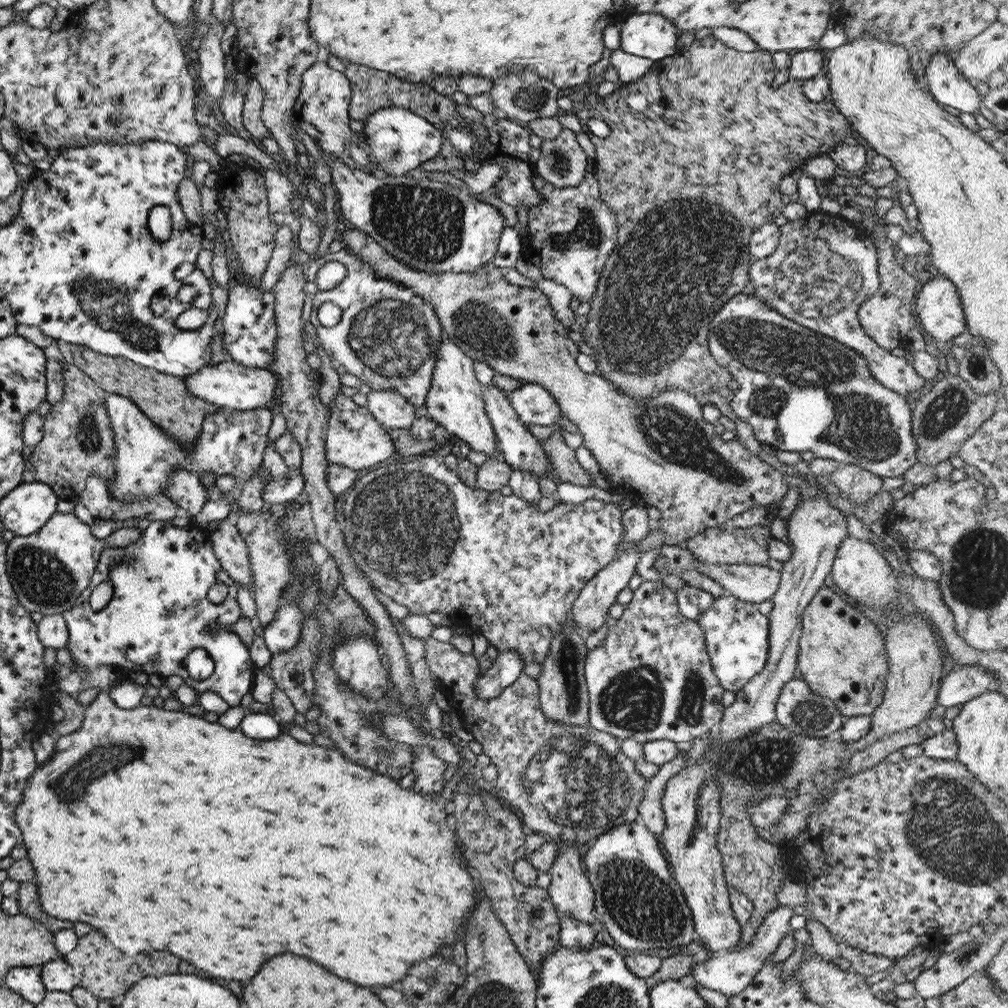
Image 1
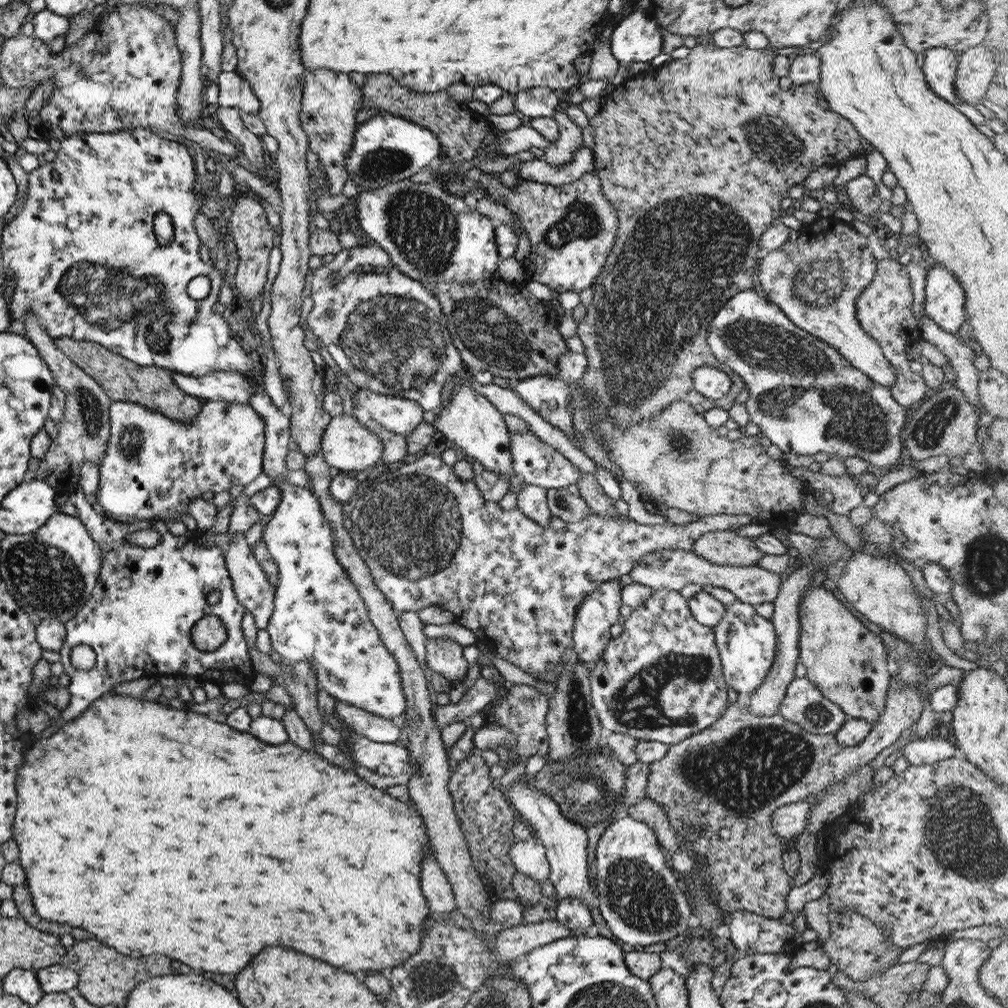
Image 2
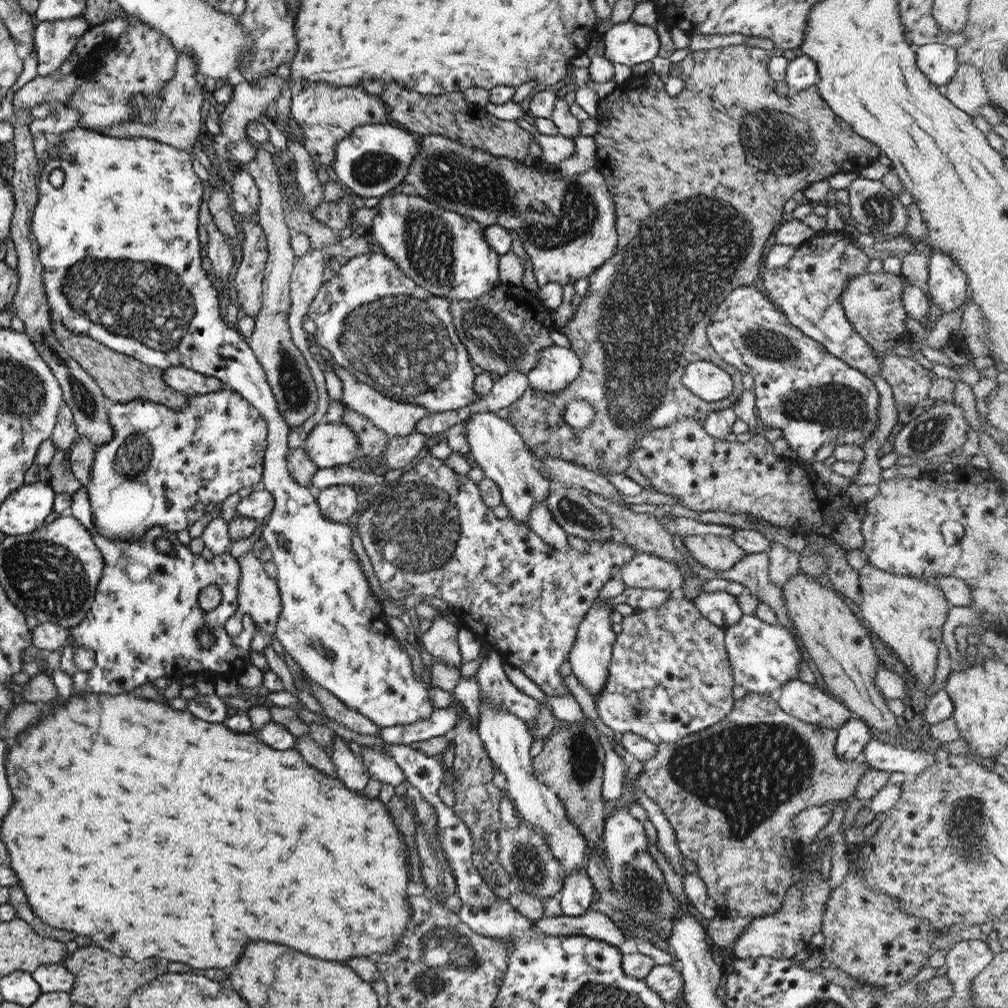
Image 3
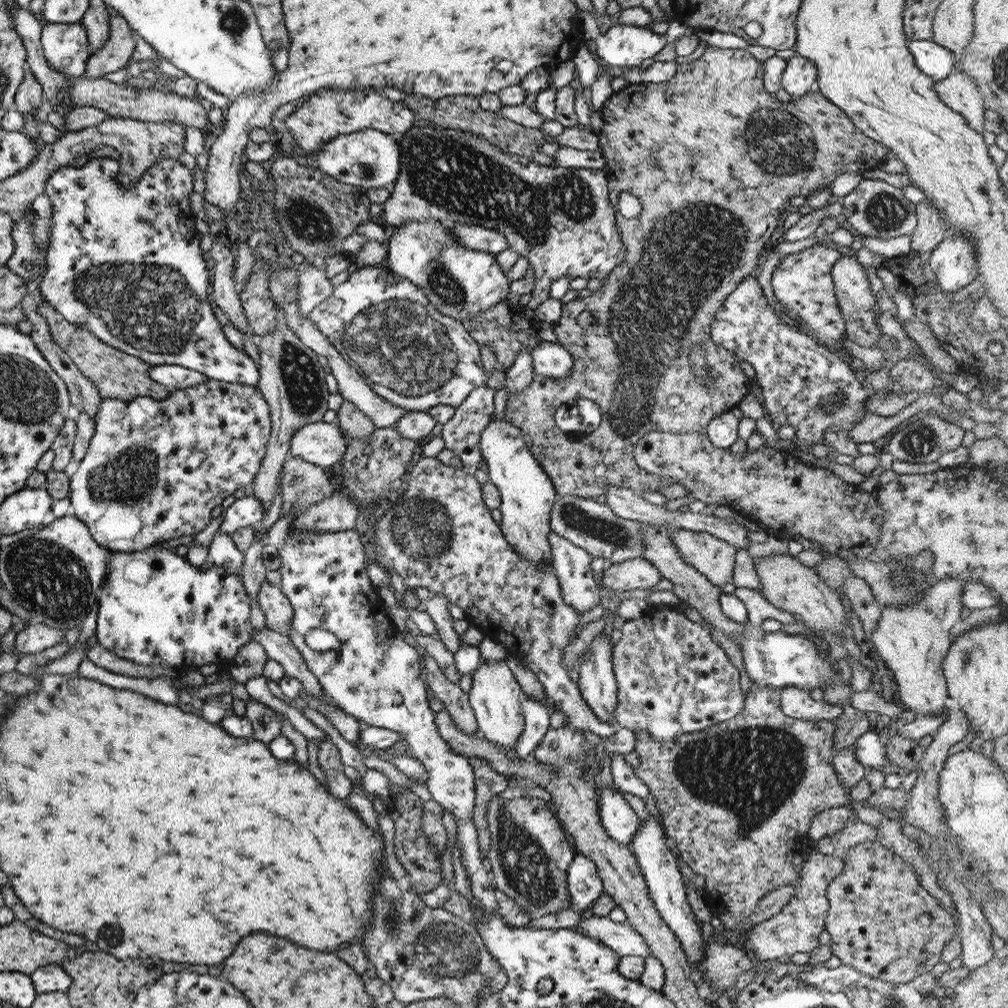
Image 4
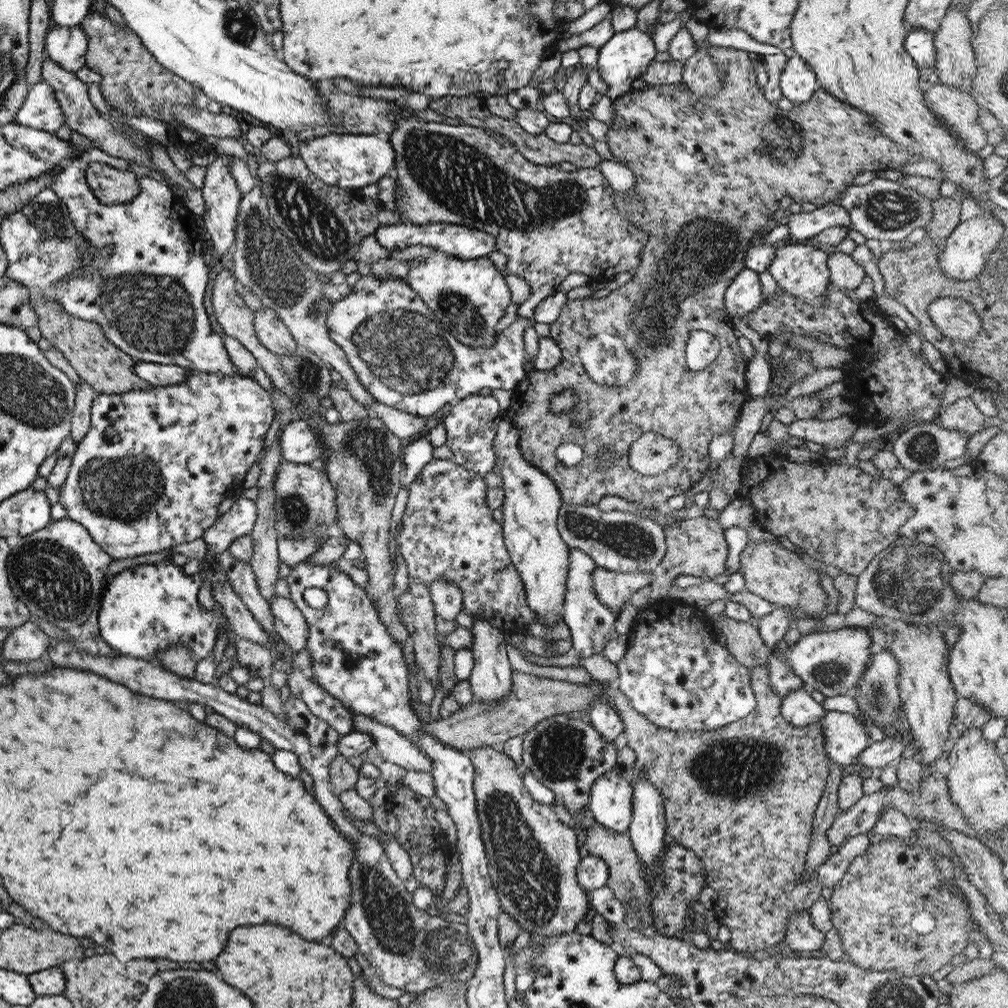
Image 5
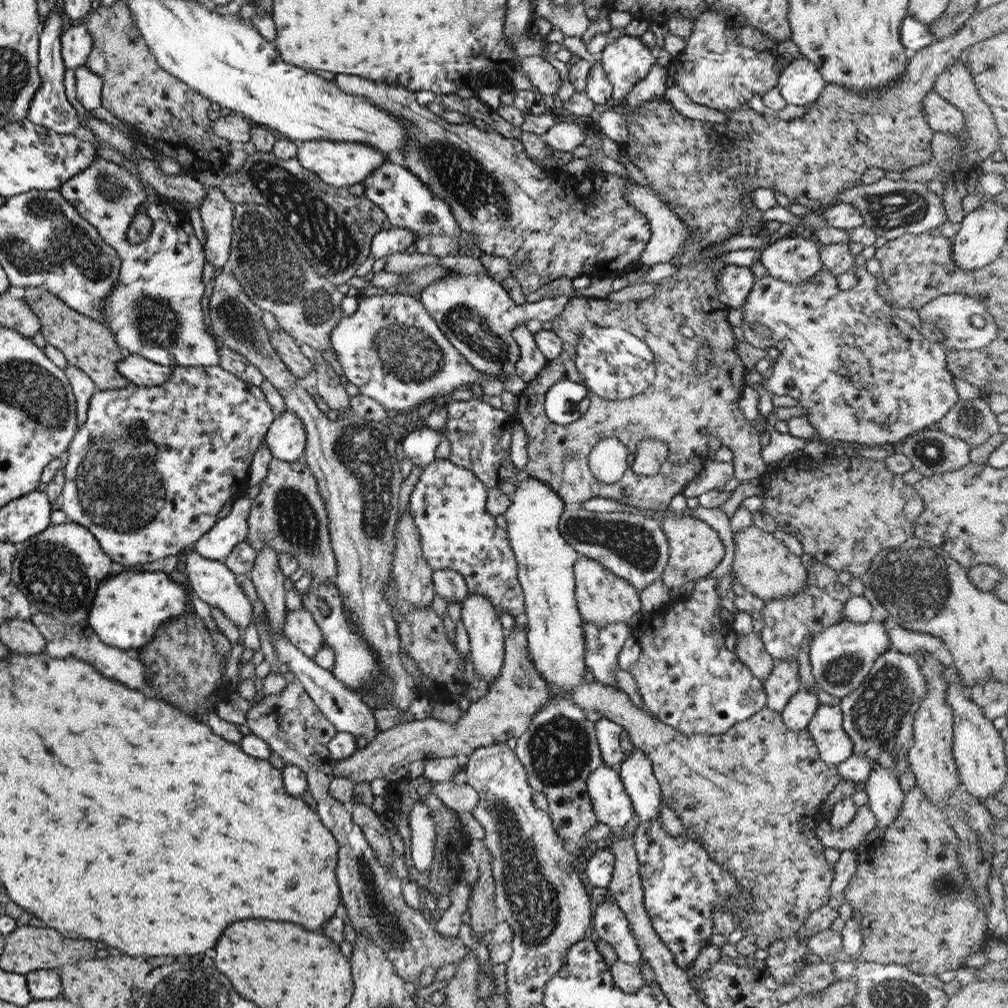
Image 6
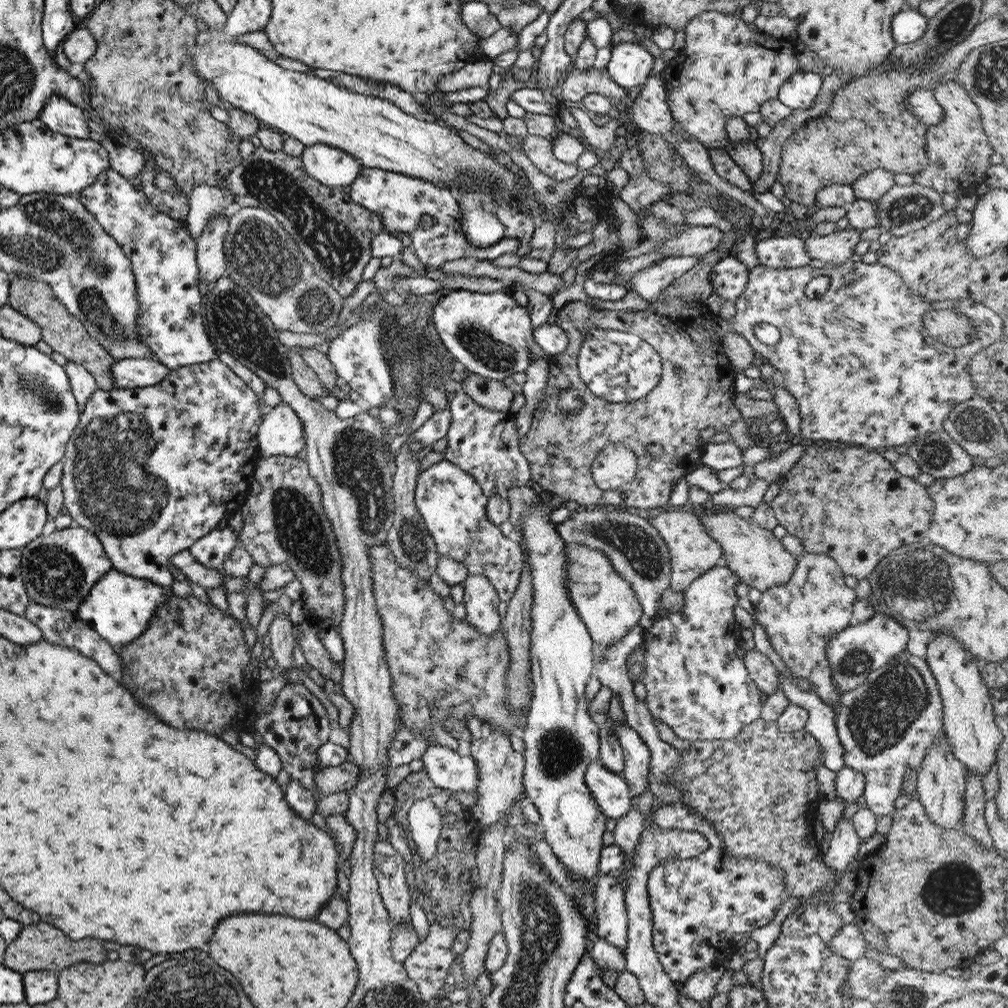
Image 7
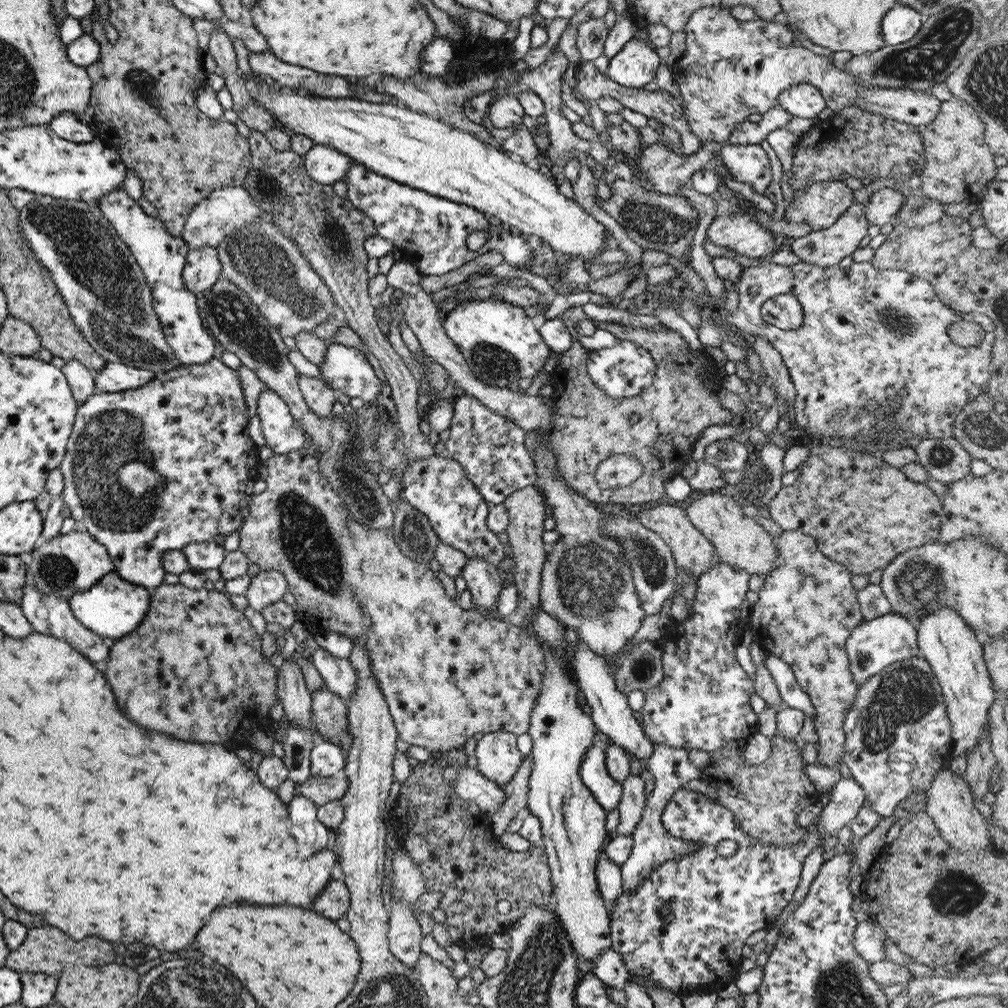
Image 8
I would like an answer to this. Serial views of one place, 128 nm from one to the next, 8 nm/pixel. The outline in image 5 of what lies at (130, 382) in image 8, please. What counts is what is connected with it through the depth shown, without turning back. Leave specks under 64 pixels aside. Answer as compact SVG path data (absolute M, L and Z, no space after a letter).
M136 361L132 373L151 386L164 387L183 382L188 377L188 369L177 365L155 364Z

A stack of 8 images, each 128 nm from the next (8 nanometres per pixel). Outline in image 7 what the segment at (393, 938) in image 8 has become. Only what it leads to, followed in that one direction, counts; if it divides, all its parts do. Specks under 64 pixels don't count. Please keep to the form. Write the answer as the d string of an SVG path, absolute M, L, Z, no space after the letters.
M376 838L372 873L378 882L378 893L387 909L391 924L406 922L411 926L409 915L410 891L403 876L403 860L387 841Z

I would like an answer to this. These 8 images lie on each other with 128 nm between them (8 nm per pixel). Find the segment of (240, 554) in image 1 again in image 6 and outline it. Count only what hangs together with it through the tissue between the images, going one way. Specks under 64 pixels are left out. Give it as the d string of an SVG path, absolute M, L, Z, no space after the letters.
M301 608L287 611L284 617L284 638L307 658L313 659L322 647L323 640L311 613Z

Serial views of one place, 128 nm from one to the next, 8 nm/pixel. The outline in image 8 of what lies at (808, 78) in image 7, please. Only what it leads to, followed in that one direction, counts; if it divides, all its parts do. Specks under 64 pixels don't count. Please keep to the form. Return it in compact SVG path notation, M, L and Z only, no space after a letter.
M797 82L782 90L778 104L791 116L799 118L822 117L827 109L821 93L806 82Z

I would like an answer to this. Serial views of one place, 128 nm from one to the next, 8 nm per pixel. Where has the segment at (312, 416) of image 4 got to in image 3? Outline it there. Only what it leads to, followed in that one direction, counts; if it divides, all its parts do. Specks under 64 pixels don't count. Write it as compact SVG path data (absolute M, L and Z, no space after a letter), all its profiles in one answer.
M248 136L244 140L250 142L256 148L255 158L242 167L252 176L254 185L257 187L259 198L257 208L259 220L257 220L257 223L263 230L268 253L263 272L262 295L260 296L262 307L259 309L257 316L254 317L253 332L247 340L247 344L263 369L267 384L270 386L276 402L276 409L283 417L285 424L289 426L290 432L299 424L303 424L309 416L315 414L315 410L317 410L317 390L309 366L305 363L301 351L291 342L287 328L290 299L288 284L291 268L296 257L291 247L289 247L292 232L287 229L283 222L281 207L283 185L277 179L276 167L273 165L272 152L269 147Z

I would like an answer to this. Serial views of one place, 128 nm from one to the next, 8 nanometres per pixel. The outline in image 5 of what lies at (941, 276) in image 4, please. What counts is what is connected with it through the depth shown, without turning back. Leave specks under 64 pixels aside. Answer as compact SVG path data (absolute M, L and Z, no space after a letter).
M977 215L959 222L954 230L945 238L937 254L937 266L943 274L953 281L971 280L980 275L988 257L1000 242L1003 226L993 215Z

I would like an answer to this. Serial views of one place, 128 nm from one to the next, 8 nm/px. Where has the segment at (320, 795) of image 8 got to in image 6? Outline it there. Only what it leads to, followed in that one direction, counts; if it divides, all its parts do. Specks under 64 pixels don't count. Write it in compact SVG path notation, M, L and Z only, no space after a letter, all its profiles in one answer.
M523 620L514 621L512 629L504 635L501 672L497 675L497 680L488 686L487 694L471 703L455 723L429 717L394 725L384 732L379 732L379 736L369 742L368 746L353 751L343 760L336 761L332 768L332 776L342 776L355 783L369 783L373 778L387 777L400 766L406 766L413 760L439 757L464 759L479 746L505 743L510 738L517 739L522 736L533 715L551 698L555 698L555 691L541 679L527 658Z

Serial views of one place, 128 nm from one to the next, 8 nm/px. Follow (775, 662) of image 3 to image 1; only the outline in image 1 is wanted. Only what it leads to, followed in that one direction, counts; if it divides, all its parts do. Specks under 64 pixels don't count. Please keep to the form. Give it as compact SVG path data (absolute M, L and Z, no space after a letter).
M726 593L715 598L713 604L704 610L696 620L704 632L705 646L713 667L713 675L717 678L717 684L723 688L723 691L737 693L763 669L768 651L768 619L757 611L757 607L758 603L743 602Z

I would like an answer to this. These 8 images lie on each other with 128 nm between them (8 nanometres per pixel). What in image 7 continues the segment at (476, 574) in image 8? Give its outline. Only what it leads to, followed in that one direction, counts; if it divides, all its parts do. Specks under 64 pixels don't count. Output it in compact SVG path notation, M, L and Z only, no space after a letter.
M467 575L463 586L462 603L465 620L482 635L490 635L499 629L498 592L485 575Z

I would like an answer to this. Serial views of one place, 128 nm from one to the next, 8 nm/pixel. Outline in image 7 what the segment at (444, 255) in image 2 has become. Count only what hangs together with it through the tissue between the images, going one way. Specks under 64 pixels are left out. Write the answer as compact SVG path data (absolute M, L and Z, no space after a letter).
M452 289L433 305L432 324L448 354L467 371L502 381L524 370L534 358L548 358L533 341L528 309L517 305L508 293L473 293Z

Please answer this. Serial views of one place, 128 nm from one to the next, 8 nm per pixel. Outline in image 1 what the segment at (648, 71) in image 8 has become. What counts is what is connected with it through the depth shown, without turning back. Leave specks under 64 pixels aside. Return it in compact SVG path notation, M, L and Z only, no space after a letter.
M633 13L617 25L619 50L660 61L676 52L677 30L657 13Z

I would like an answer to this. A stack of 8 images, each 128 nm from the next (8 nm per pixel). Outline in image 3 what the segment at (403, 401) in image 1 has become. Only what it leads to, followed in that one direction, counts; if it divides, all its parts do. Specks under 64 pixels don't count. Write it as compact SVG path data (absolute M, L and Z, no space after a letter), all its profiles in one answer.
M335 361L332 362L332 371L341 381L342 397L340 402L342 402L345 407L354 410L357 414L370 420L373 426L382 430L389 437L393 435L402 437L413 433L414 424L429 413L424 406L405 404L383 396L380 392L377 392L364 382L357 380L355 376L348 373L347 370L339 366Z

